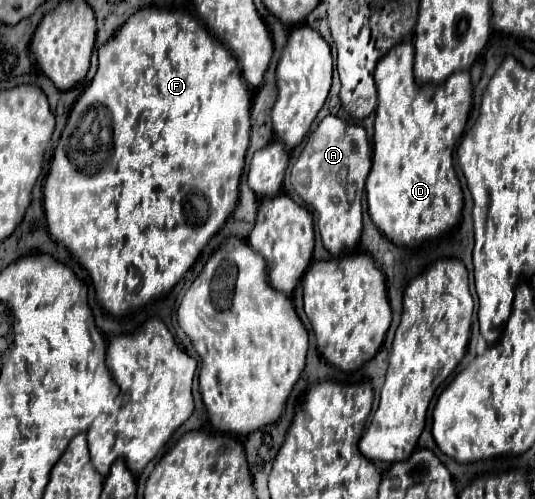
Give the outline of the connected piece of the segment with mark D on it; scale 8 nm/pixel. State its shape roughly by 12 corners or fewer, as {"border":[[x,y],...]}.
{"border":[[377,64],[371,220],[419,248],[461,222],[471,76]]}

